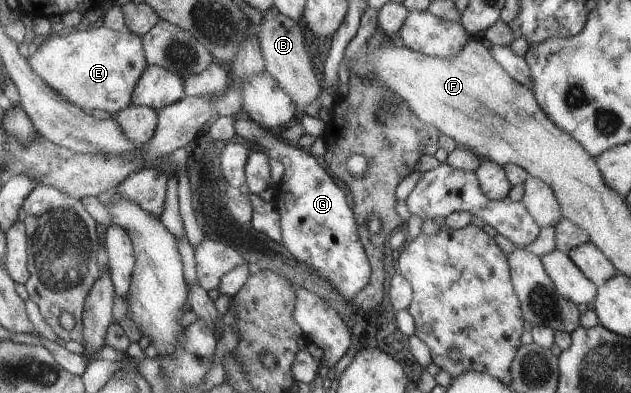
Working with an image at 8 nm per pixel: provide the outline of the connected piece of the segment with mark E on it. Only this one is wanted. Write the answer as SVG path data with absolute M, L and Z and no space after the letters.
M92 25L83 32L76 31L68 33L68 35L30 35L30 37L30 41L34 43L36 49L27 59L27 64L33 73L43 79L45 84L64 100L88 113L94 109L118 113L130 106L134 87L146 66L149 65L141 37L126 29L116 31L102 25Z

